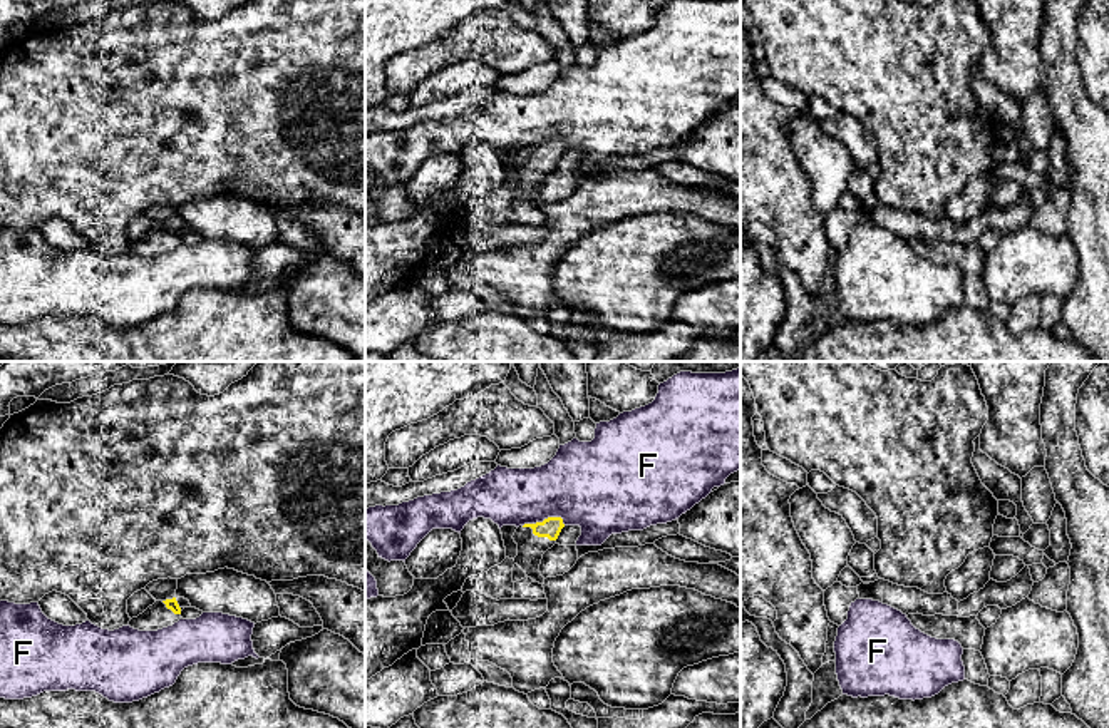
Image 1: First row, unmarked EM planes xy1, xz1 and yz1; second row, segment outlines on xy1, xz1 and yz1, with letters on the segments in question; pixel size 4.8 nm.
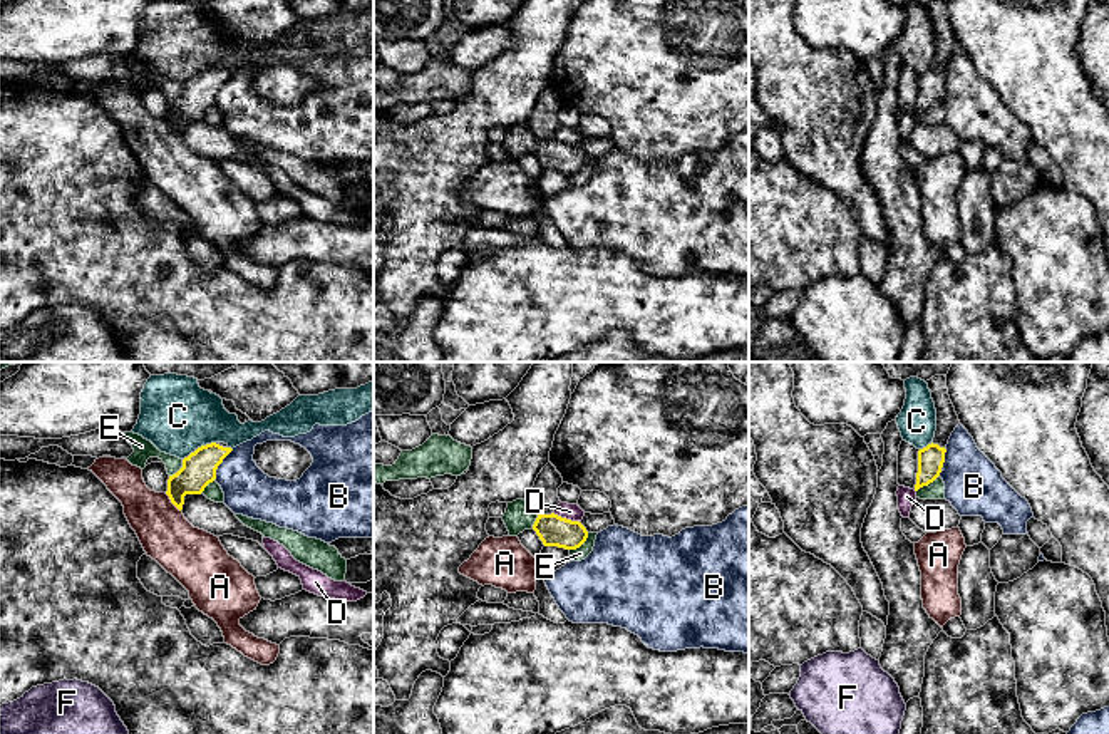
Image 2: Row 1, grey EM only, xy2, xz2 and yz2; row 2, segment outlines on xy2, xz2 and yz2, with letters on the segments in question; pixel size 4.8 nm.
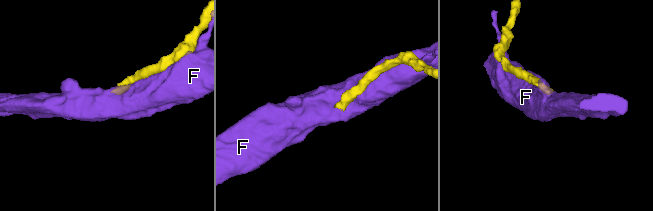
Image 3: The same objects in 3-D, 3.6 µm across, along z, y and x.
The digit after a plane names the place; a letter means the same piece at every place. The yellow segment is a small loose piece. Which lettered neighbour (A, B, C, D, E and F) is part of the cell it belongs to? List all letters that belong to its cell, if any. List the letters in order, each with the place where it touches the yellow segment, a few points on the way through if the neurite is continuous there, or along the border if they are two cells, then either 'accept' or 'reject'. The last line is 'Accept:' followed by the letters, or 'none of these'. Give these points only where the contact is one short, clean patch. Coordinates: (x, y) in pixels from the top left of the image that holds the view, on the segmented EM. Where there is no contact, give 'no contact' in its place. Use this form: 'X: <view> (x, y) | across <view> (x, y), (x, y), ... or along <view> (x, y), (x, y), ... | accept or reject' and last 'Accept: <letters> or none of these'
A: xy2 (171, 501) | along xy2 (165, 493), (180, 511) | reject
B: xy2 (220, 463) | along xy2 (233, 449), (218, 466), (213, 480) | reject
C: xy2 (198, 448) | along xy2 (215, 441), (198, 446), (183, 460) | reject
D: xz2 (565, 518) | along xz2 (553, 513), (578, 522) | reject
E: xz2 (580, 545) | reject
F: xz1 (545, 519) | reject
Accept: none of these

